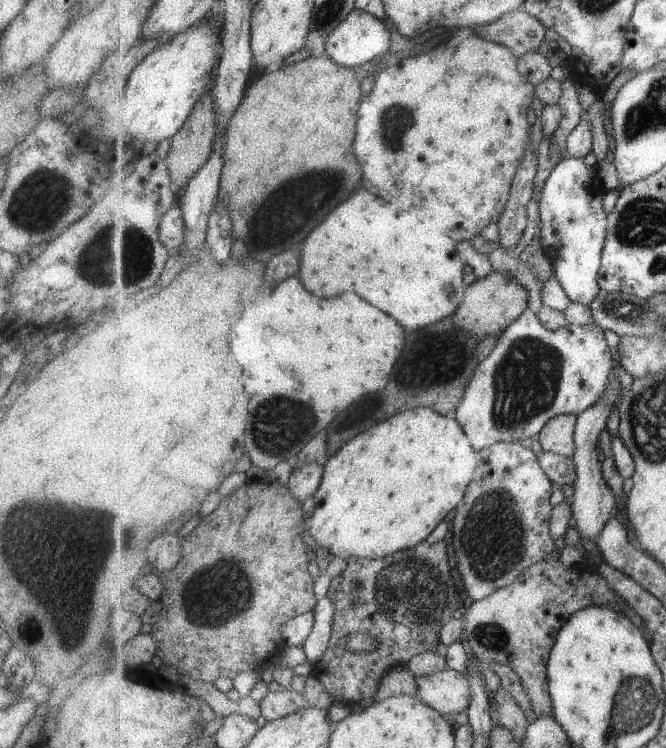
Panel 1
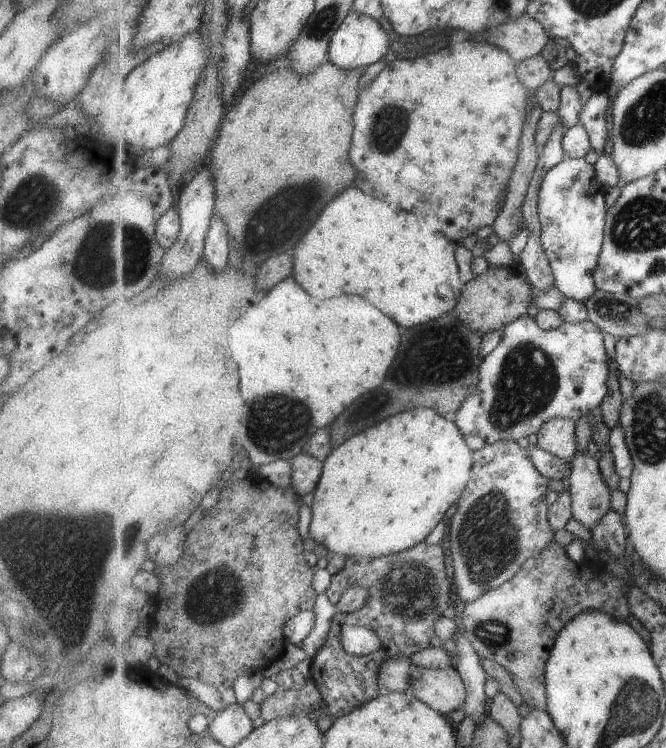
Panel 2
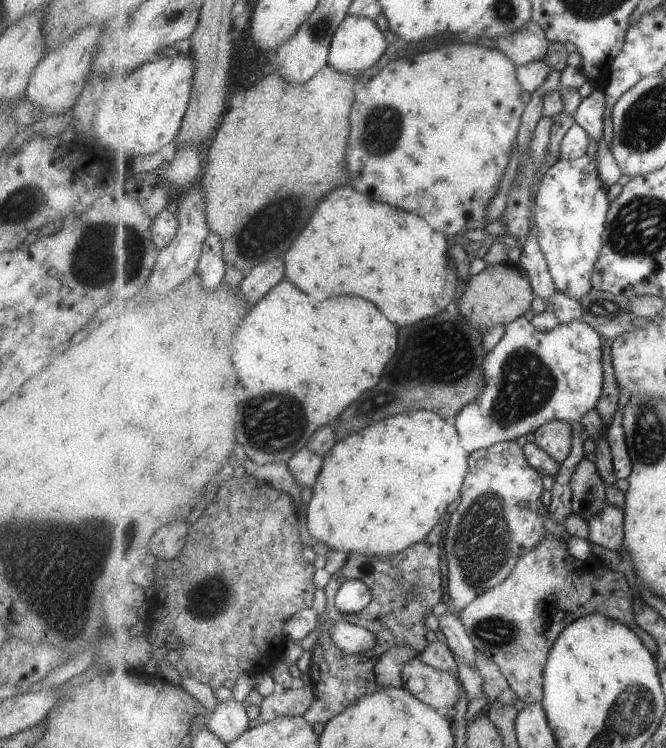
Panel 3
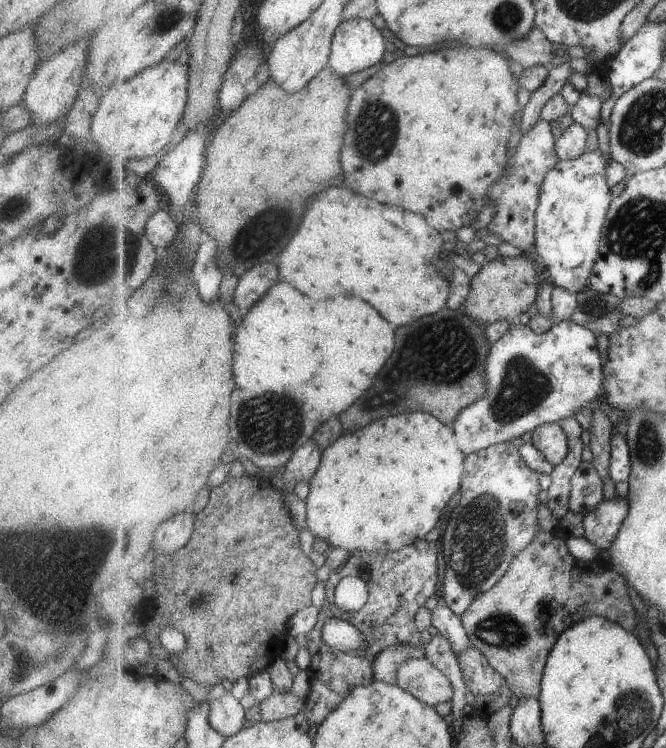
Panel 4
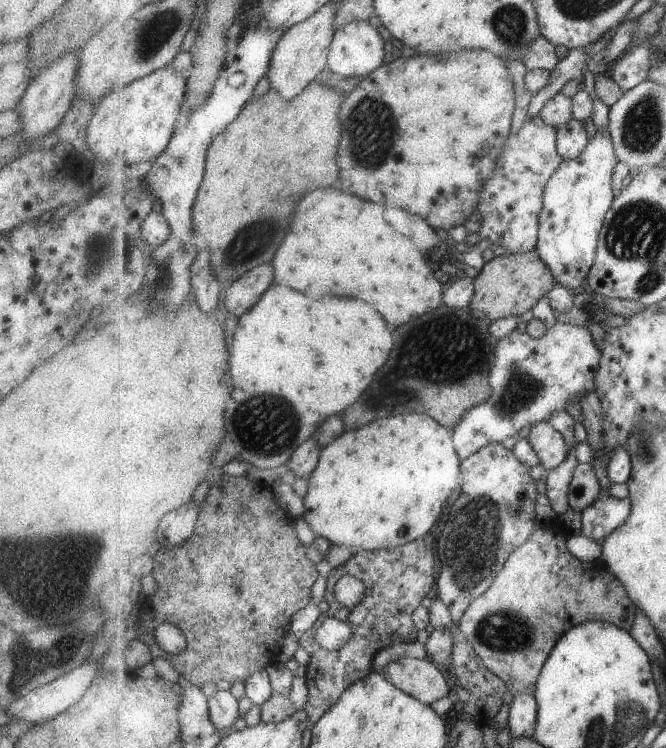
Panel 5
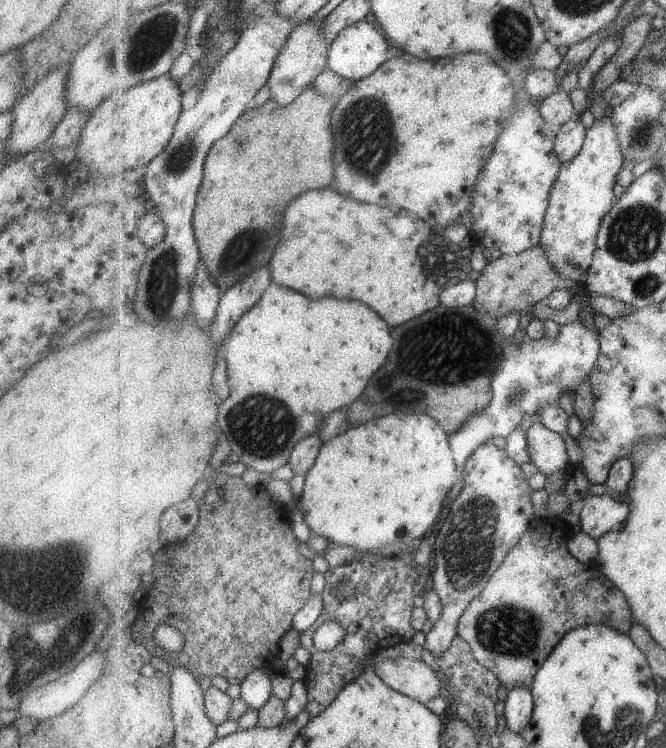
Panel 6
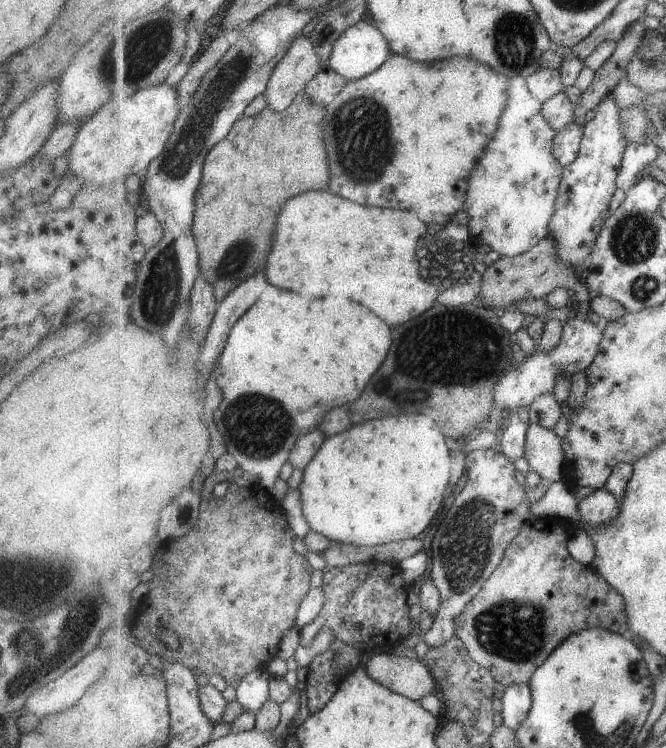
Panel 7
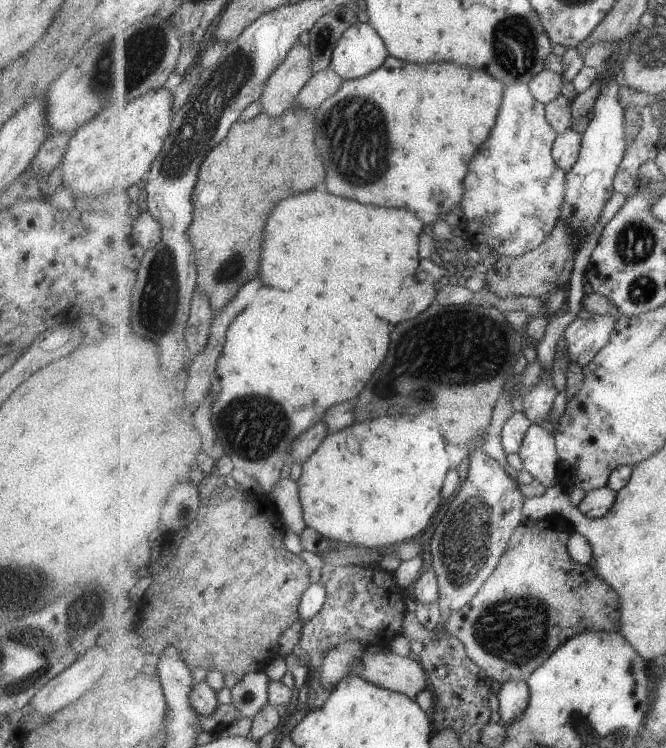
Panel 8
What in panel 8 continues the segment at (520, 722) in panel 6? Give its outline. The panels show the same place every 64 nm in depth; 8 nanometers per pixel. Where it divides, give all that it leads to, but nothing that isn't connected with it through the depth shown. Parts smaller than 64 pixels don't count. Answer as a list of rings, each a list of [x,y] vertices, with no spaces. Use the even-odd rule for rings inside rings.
[[[510,680],[501,684],[499,692],[499,714],[505,726],[513,724],[529,706],[530,686],[527,681]]]

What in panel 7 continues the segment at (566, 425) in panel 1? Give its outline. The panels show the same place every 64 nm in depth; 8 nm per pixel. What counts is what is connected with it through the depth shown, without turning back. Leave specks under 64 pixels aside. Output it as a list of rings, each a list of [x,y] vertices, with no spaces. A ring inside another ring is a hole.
[[[529,424],[524,458],[547,485],[560,481],[567,472],[563,441],[553,429],[542,424]]]

